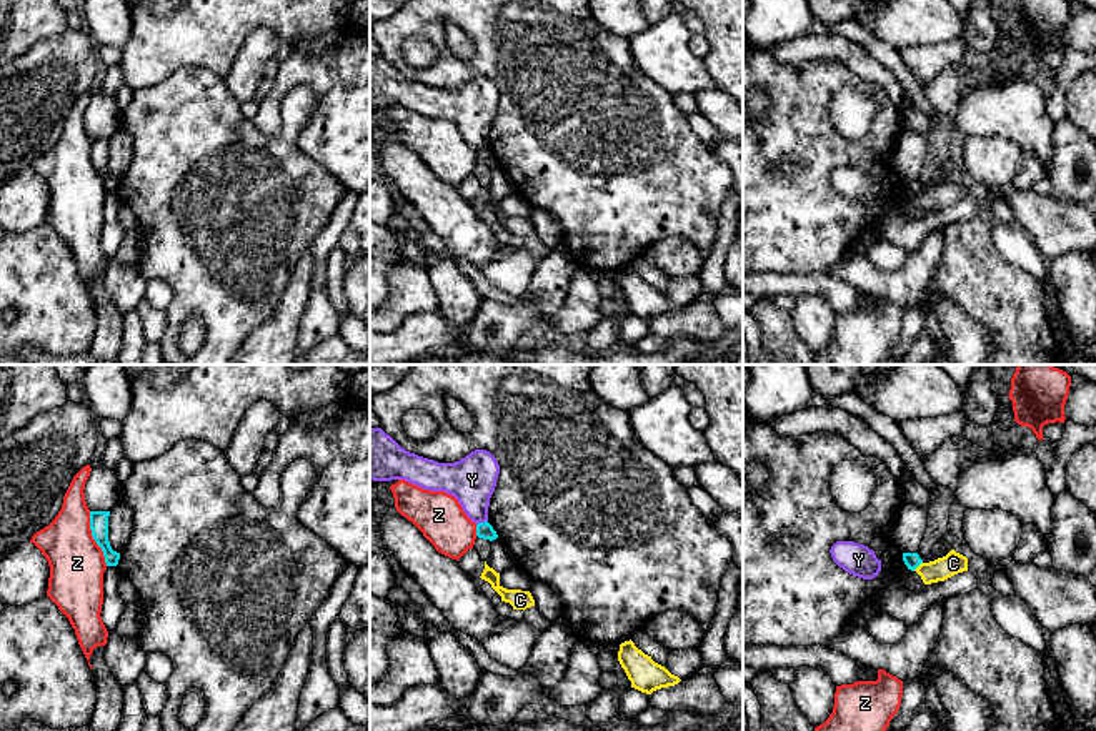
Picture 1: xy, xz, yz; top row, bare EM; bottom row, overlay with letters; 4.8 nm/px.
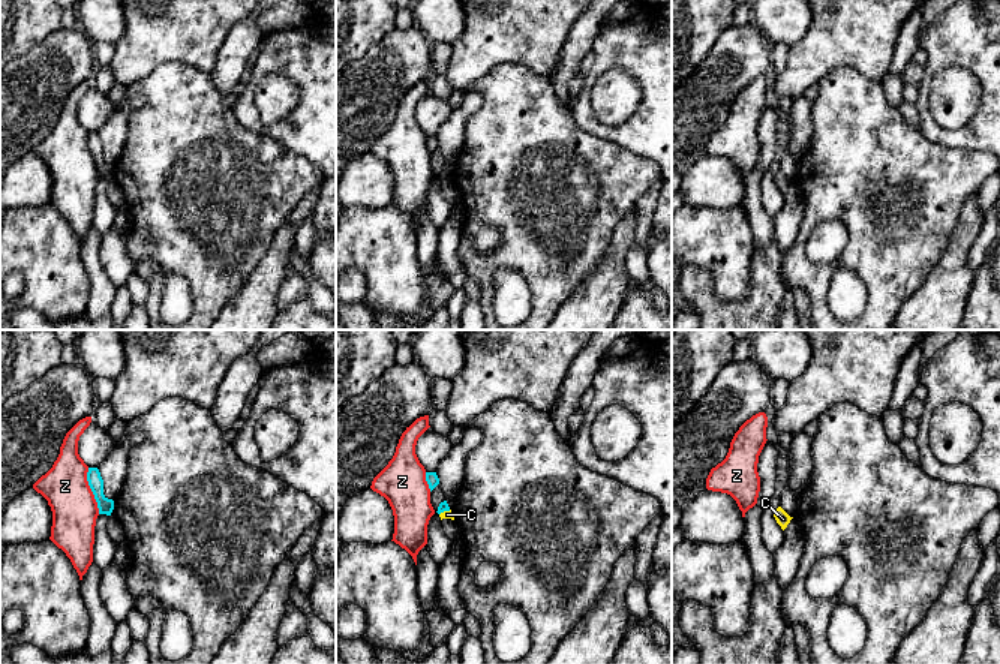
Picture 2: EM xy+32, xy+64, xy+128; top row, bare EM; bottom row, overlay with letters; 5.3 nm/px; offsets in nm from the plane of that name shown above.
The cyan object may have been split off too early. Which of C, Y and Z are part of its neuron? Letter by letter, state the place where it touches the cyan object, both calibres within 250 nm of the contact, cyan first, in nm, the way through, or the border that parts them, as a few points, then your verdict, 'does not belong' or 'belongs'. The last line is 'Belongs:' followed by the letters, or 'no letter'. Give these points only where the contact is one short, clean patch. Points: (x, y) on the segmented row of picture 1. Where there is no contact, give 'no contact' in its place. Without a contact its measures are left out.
C: contact yz (916, 566); calibres 80 and 110 nm; border yz (921, 561), (913, 570); does not belong
Y: contact xz (482, 523); calibres 80 and 240 nm; does not belong
Z: contact xy (94, 538); calibres 100 and 260 nm; does not belong
Belongs: no letter

